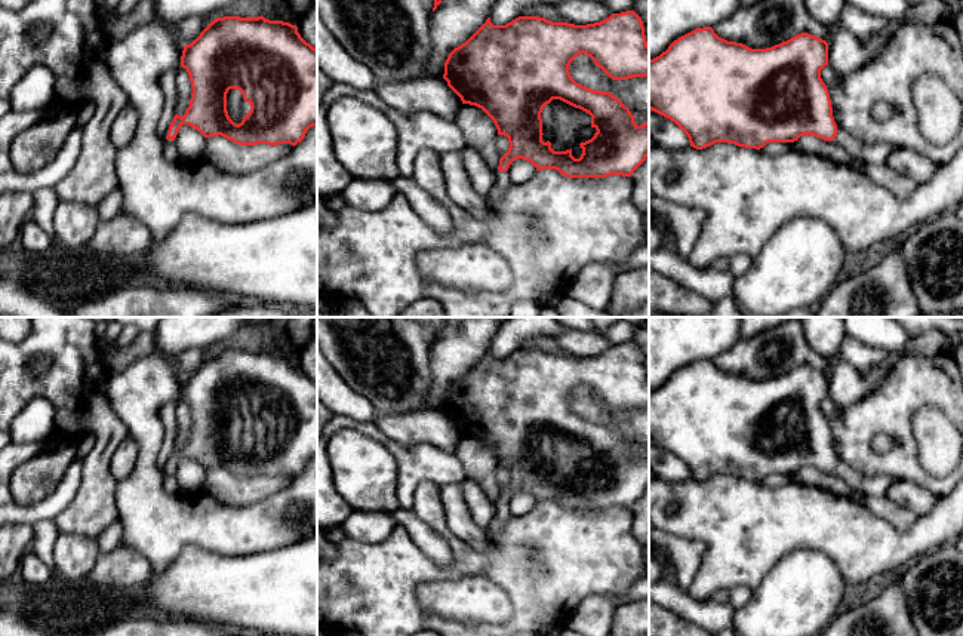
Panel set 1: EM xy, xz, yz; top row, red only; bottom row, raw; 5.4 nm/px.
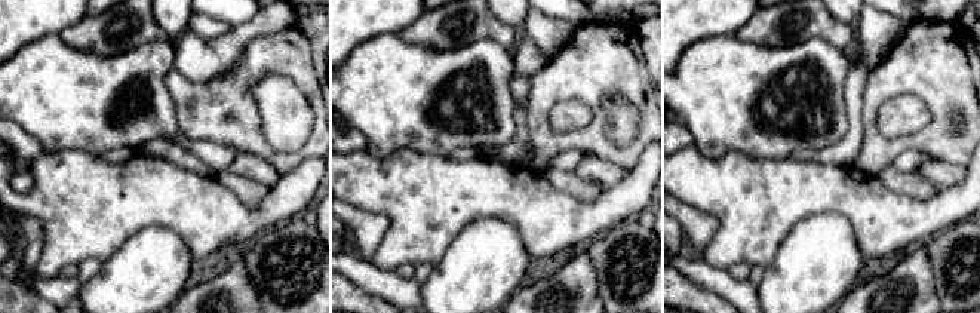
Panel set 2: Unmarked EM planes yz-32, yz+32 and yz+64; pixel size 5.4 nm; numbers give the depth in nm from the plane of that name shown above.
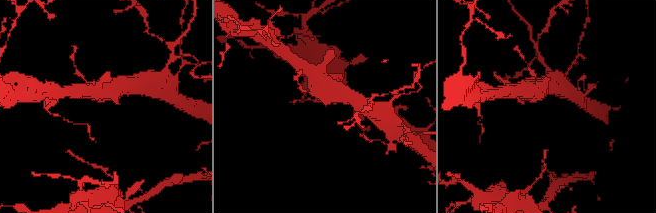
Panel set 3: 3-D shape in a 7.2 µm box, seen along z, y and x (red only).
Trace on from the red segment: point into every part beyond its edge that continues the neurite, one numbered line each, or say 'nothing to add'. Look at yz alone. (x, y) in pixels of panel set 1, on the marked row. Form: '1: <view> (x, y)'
1: yz (862, 153)

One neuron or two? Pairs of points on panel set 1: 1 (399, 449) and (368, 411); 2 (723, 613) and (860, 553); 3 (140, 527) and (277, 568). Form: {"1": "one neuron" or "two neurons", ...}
{"1": "two neurons", "2": "two neurons", "3": "two neurons"}

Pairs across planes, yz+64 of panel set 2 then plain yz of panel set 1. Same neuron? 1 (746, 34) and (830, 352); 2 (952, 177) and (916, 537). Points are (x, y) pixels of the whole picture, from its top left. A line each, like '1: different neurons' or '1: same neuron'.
1: different neurons
2: different neurons

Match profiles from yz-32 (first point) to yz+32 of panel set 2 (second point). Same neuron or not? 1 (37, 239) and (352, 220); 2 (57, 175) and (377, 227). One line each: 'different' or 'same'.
1: same
2: different

